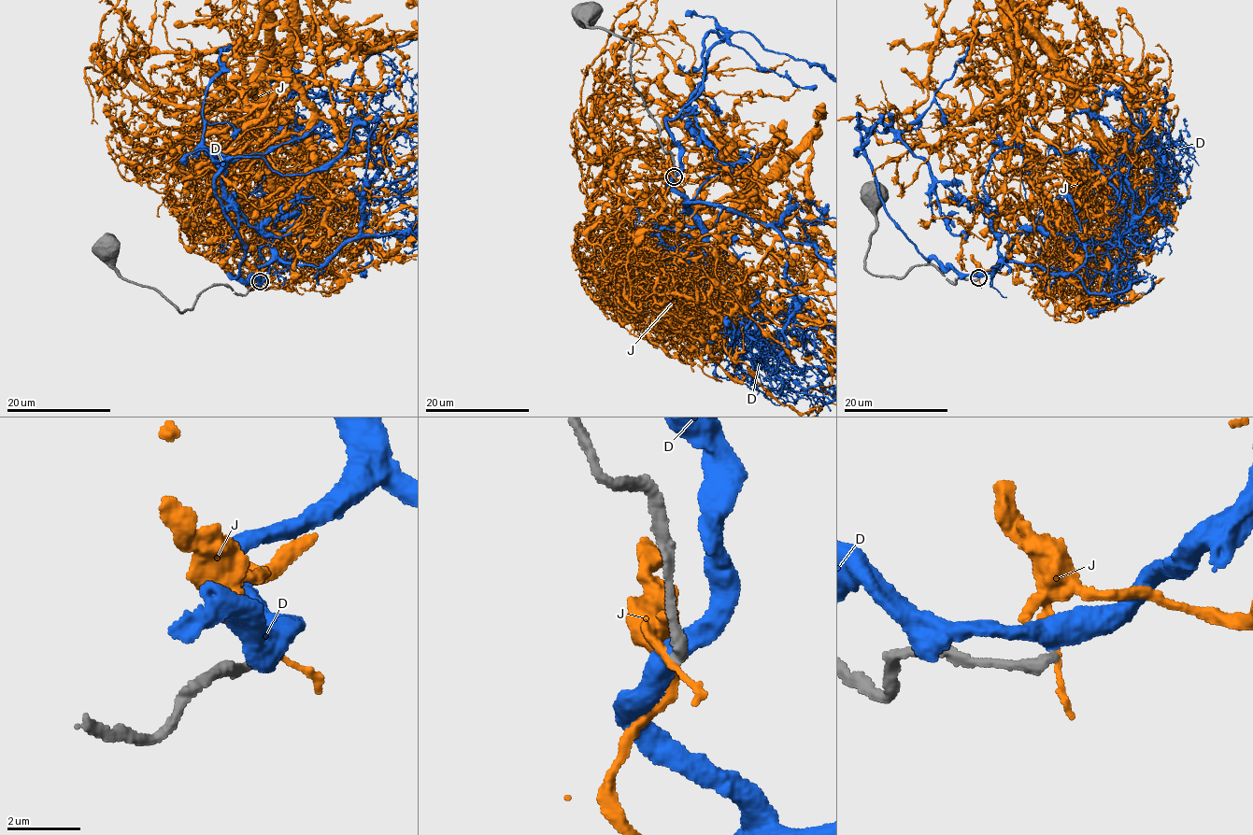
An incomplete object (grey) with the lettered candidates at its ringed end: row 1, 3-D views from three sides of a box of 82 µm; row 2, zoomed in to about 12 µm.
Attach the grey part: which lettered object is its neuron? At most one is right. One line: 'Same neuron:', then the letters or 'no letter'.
Same neuron: D

